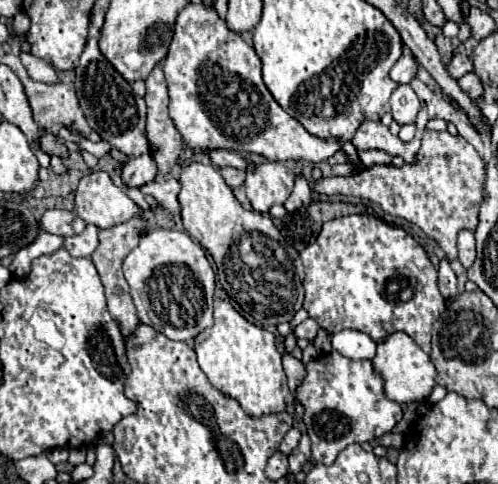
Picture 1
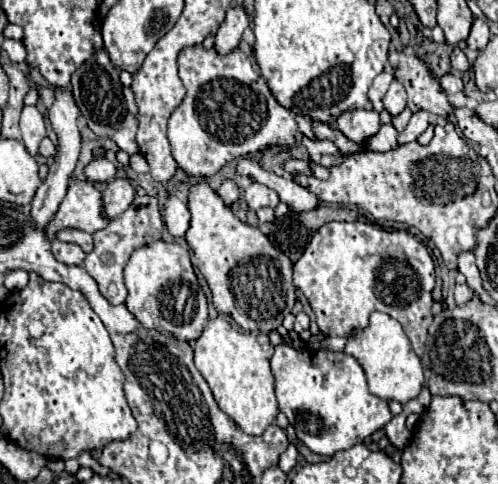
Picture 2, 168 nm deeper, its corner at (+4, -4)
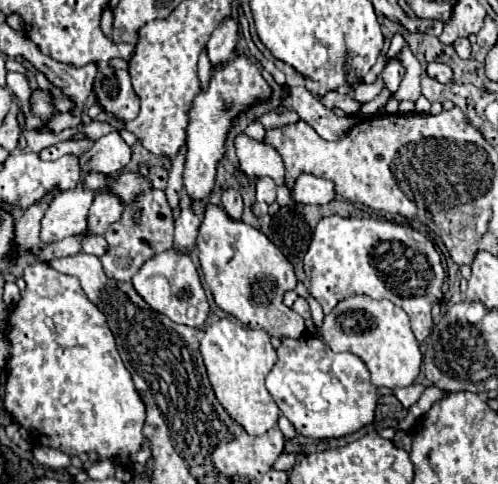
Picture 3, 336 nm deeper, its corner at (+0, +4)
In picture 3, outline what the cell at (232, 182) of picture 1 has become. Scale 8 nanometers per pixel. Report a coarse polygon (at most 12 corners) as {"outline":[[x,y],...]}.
{"outline":[[238,188],[222,192],[222,206],[230,218],[240,220],[242,196]]}

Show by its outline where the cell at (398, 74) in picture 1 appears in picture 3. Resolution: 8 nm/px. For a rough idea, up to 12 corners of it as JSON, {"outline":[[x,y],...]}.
{"outline":[[384,80],[360,84],[354,98],[360,102],[374,100],[384,88]]}

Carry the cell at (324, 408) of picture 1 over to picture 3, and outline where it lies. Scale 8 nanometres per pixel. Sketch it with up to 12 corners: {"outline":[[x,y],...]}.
{"outline":[[314,336],[284,338],[266,388],[296,432],[372,424],[366,364]]}

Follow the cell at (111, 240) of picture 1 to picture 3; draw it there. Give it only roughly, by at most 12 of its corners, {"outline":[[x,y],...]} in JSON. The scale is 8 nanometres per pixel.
{"outline":[[162,190],[138,194],[108,228],[106,276],[130,282],[174,246]]}

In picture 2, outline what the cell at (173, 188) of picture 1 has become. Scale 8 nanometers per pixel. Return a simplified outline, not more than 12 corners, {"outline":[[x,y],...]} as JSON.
{"outline":[[170,196],[164,222],[174,238],[190,228],[190,210],[180,198]]}

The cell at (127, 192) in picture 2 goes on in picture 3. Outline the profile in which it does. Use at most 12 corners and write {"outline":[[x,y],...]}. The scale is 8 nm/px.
{"outline":[[96,192],[88,232],[104,234],[120,220],[124,202],[112,192]]}

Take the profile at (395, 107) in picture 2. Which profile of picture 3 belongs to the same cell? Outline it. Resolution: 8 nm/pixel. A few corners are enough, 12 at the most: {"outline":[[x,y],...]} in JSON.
{"outline":[[390,60],[382,70],[386,88],[394,94],[404,78],[398,60]]}

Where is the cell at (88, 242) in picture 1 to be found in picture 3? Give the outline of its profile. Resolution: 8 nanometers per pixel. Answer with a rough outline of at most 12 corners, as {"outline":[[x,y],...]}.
{"outline":[[76,236],[46,244],[38,260],[76,256],[80,242]]}

